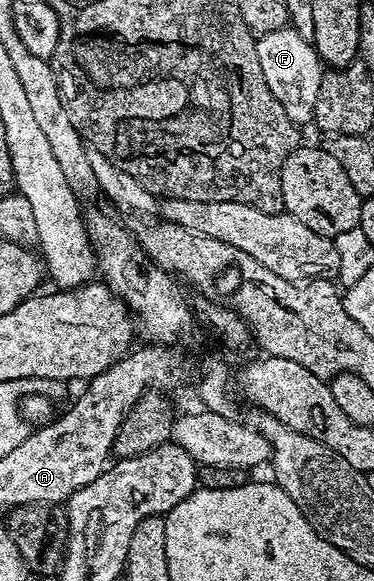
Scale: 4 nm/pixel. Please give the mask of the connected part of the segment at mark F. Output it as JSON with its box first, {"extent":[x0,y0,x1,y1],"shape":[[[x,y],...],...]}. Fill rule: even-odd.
{"extent":[256,27,322,127],"shape":[[[285,27],[263,34],[256,42],[258,63],[266,79],[266,87],[282,105],[282,111],[297,127],[309,124],[314,115],[314,103],[318,103],[318,87],[322,76],[322,62],[311,41],[302,39],[298,31]]]}

